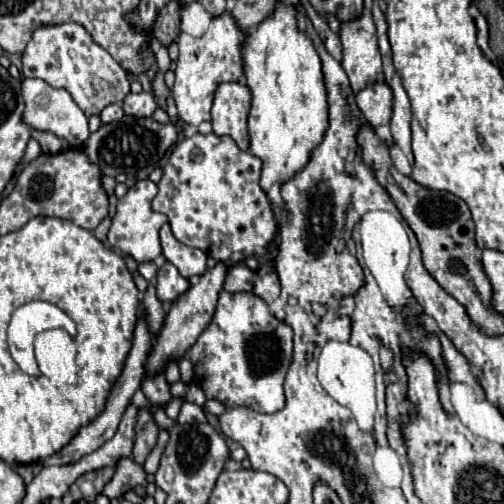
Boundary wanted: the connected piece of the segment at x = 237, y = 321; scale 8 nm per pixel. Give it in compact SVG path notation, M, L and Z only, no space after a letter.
M221 291L211 323L205 327L205 331L199 335L187 355L193 363L195 383L205 391L207 399L217 399L225 407L251 405L251 409L266 414L285 407L284 381L293 355L293 331L291 327L287 327L287 323L279 321L269 311L269 305L259 295Z

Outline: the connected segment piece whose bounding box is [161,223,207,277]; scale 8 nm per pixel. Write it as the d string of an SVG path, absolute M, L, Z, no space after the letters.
M165 223L161 227L161 245L163 245L163 255L167 257L167 261L171 261L179 273L183 277L191 277L191 275L203 275L207 269L207 255L201 249L189 247L185 243L179 243L173 233L171 227Z

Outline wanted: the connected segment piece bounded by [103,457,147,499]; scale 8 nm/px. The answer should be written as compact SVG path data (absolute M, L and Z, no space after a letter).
M125 457L117 463L115 467L115 475L113 479L105 485L103 493L109 497L109 499L117 499L119 495L135 489L136 486L146 486L146 476L143 467L136 464L132 458Z

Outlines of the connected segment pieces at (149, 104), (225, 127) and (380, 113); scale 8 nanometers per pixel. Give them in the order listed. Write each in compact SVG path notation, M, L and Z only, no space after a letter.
M129 93L123 101L123 111L133 117L151 117L153 111L157 109L155 97L151 93Z
M221 83L215 91L211 123L215 135L229 135L239 149L249 149L247 115L251 107L251 91L245 83Z
M373 83L367 85L363 91L355 95L355 103L359 111L363 113L365 121L371 127L379 125L389 125L391 119L391 103L393 103L393 93L385 83Z

